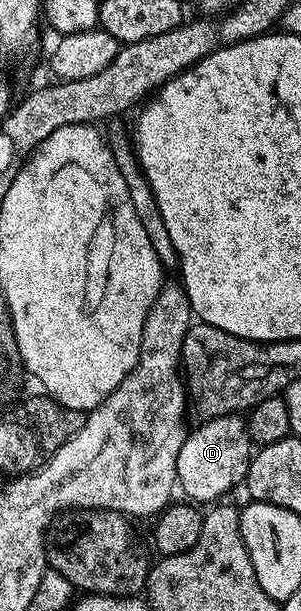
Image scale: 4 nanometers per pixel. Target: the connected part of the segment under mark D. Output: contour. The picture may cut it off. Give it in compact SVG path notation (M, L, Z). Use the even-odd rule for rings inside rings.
M234 412L229 415L208 417L202 421L196 429L188 431L185 442L181 446L181 454L177 454L177 484L178 487L189 495L192 501L199 500L216 501L223 492L233 487L234 484L242 485L247 479L247 468L251 464L253 455L253 441L247 427L247 419L244 415Z

